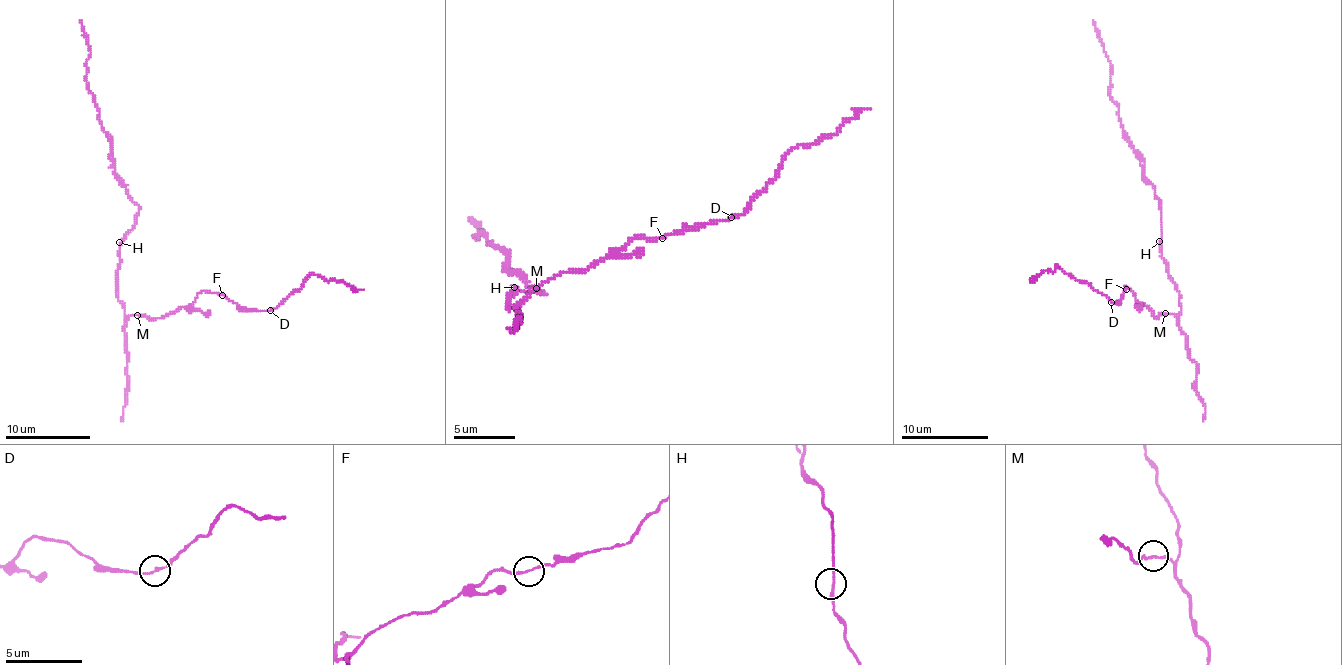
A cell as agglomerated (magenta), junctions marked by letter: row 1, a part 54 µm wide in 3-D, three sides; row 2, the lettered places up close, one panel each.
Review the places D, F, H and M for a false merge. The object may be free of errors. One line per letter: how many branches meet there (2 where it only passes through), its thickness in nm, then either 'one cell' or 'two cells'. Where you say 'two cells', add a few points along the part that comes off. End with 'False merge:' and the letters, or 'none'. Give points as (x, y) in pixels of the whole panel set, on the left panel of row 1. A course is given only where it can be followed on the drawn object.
D: branches 2; calibre 120 nm; one cell
F: branches 2; calibre 140 nm; one cell
H: branches 2; calibre 170 nm; one cell
M: branches 2; calibre 140 nm; one cell
False merge: none

